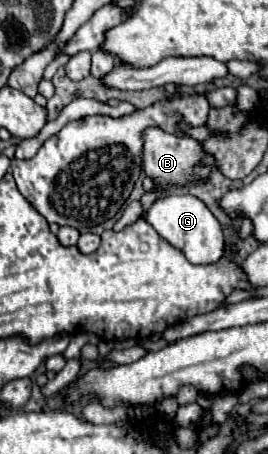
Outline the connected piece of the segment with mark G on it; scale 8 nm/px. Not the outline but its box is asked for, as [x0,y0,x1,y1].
[146,194,224,264]

